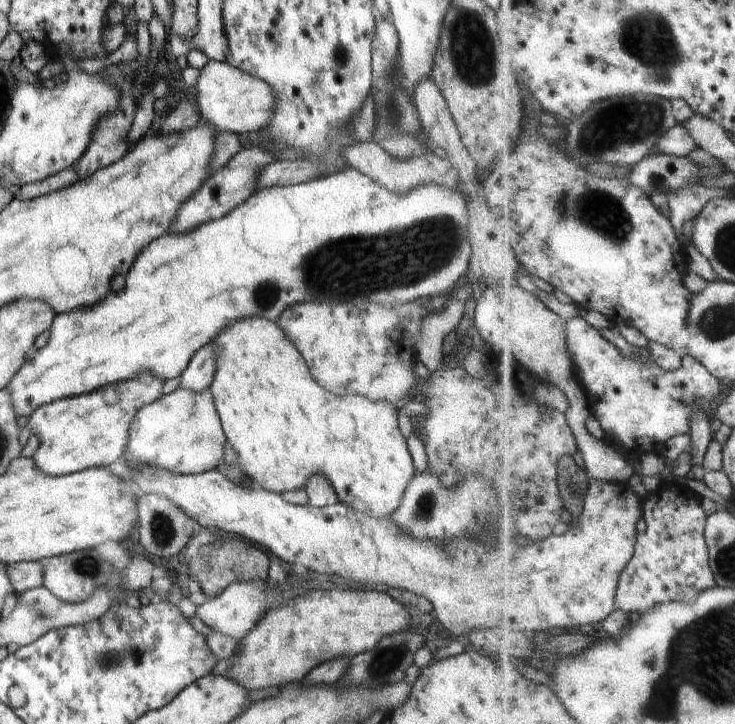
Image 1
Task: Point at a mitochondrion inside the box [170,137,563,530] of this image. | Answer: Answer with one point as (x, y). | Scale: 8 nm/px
(355, 267)

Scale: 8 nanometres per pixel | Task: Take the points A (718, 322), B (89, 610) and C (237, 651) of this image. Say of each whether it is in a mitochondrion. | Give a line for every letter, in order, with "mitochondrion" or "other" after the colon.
A: mitochondrion
B: other
C: other

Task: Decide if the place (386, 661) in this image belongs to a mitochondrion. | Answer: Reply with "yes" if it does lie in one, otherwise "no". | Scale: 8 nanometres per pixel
yes

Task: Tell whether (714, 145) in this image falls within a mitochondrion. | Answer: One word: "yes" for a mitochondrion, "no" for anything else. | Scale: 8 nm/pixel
no

